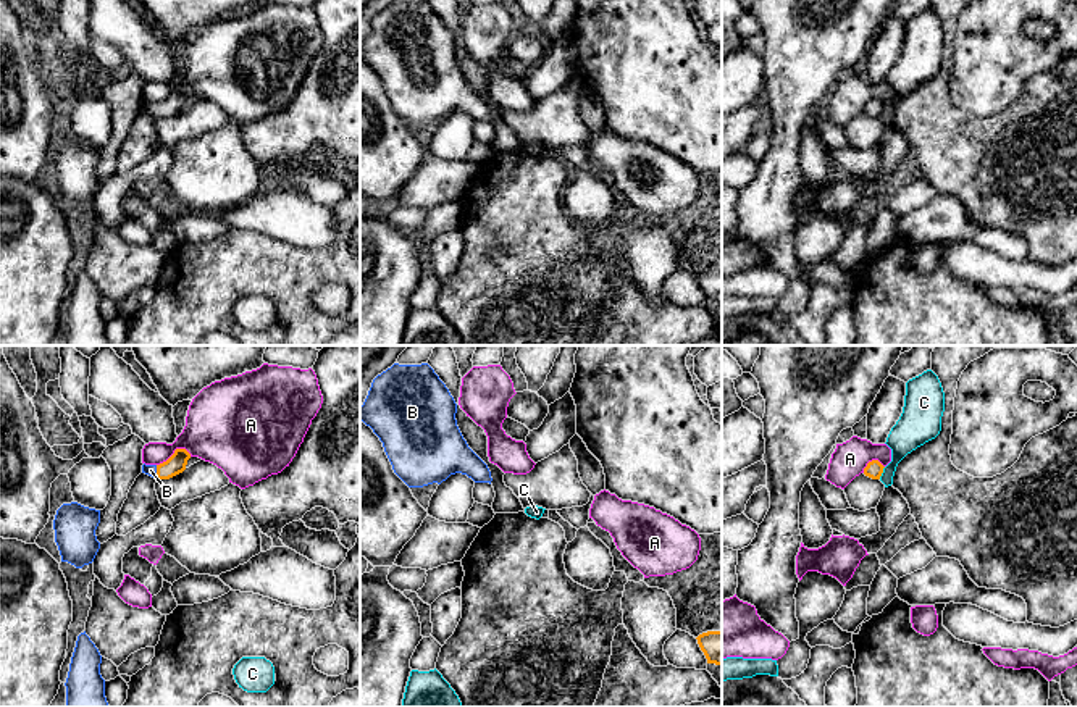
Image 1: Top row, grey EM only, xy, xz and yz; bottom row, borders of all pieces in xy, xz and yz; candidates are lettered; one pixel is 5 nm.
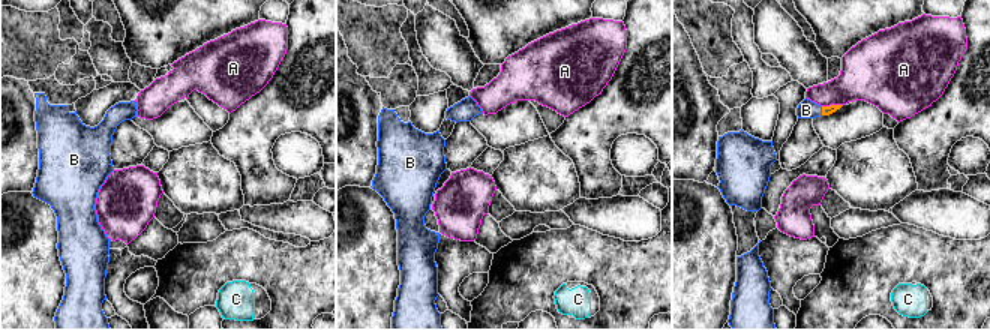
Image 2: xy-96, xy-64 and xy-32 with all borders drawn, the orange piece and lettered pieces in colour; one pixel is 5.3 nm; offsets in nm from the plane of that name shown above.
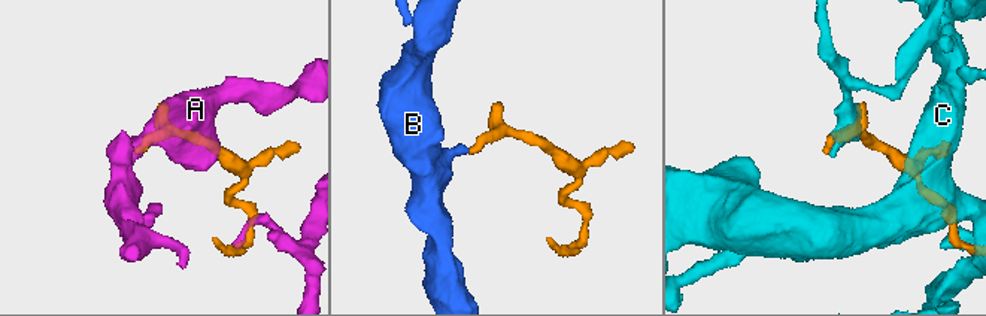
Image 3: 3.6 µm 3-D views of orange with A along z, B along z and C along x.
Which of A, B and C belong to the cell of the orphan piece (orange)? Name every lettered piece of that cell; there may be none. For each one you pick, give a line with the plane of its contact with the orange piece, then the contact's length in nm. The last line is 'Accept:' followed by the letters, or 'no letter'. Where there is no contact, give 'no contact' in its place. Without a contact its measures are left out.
B: meets orange in xy; contact 60 nm long
Accept: B

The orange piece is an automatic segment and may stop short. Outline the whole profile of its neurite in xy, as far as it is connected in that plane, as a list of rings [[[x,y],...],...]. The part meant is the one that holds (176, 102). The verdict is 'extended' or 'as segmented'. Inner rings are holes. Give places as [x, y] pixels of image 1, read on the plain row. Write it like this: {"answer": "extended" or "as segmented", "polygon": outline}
{"answer": "extended", "polygon": [[[176,87],[174,92],[160,103],[142,103],[142,111],[157,116],[170,118],[186,108],[191,92],[186,87]]]}

